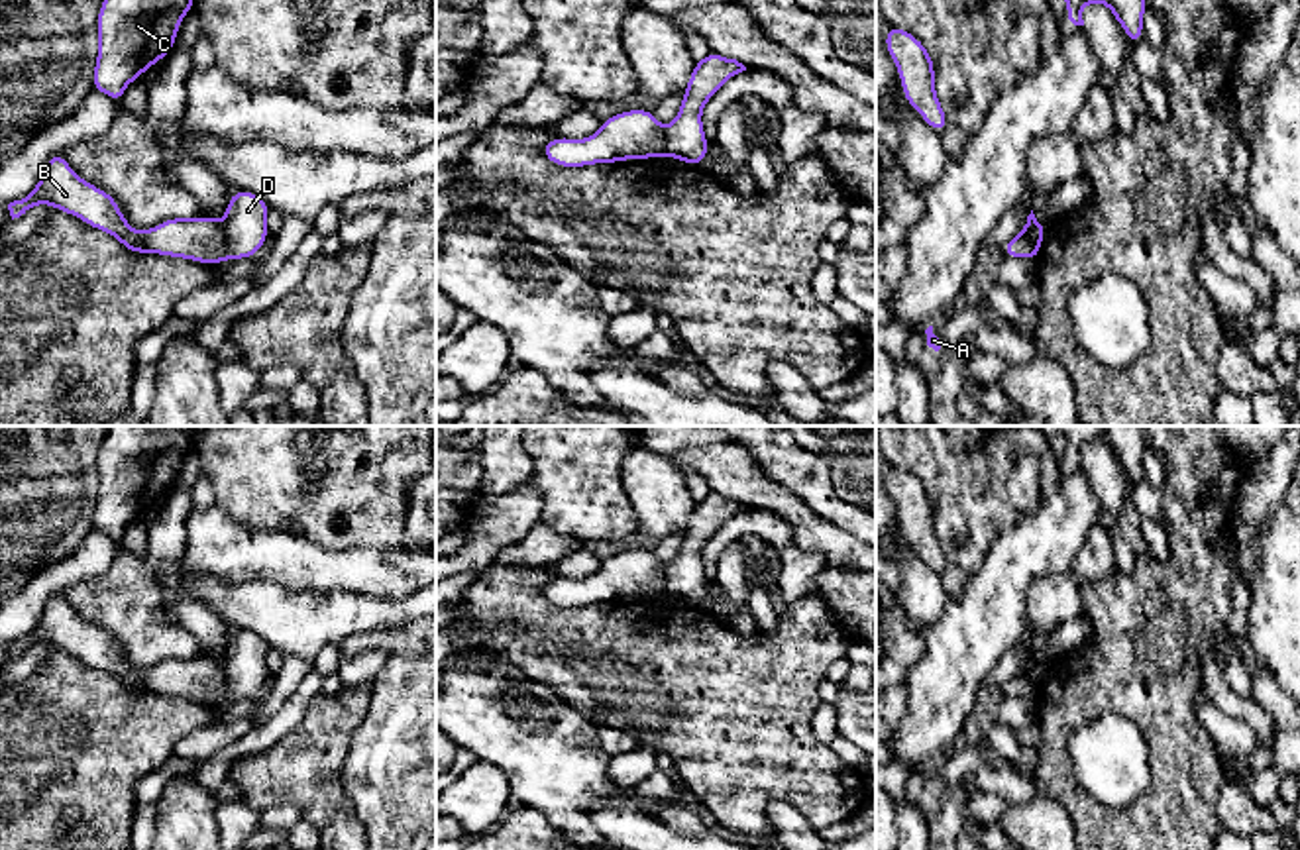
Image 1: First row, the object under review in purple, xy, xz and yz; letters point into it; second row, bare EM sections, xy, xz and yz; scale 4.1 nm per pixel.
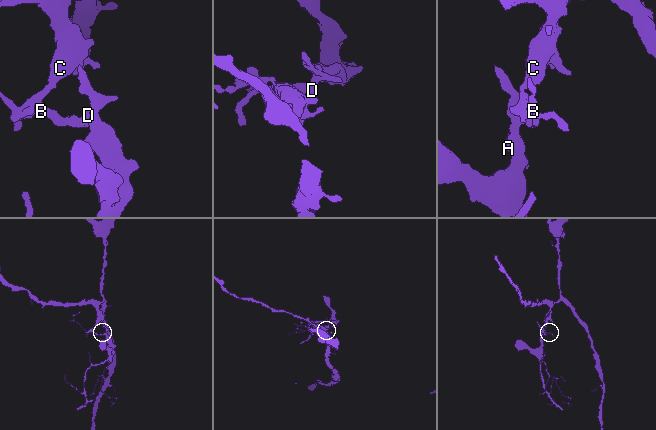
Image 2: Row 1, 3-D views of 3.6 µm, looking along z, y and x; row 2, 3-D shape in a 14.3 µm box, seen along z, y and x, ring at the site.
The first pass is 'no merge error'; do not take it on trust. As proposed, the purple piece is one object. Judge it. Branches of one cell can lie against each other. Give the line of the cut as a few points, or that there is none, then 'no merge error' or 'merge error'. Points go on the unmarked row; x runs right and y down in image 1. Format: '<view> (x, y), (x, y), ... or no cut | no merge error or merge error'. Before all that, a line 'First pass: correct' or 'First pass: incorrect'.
First pass: incorrect
xy (220, 664), (230, 695) | merge error

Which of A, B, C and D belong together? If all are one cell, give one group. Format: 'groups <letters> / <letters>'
groups A D / B C

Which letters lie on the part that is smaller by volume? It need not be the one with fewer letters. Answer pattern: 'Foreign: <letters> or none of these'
Foreign: A, D

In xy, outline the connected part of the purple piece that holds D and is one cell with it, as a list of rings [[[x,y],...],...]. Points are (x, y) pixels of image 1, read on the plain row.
[[[236,630],[230,636],[222,662],[230,699],[249,699],[265,685],[269,650],[255,632]]]

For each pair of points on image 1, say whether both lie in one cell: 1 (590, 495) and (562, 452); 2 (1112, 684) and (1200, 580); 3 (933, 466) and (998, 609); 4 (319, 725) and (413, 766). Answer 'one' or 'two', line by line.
1: one
2: one
3: two
4: two

